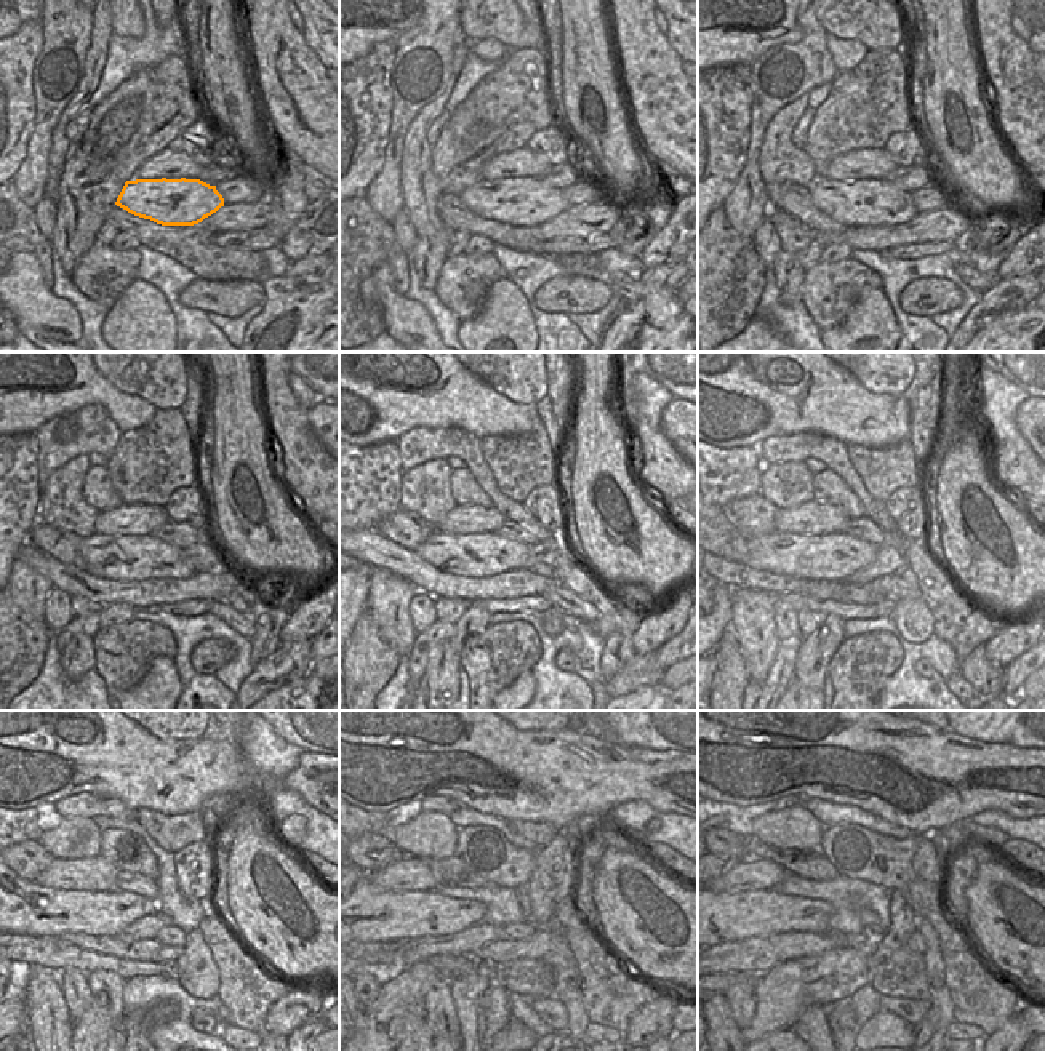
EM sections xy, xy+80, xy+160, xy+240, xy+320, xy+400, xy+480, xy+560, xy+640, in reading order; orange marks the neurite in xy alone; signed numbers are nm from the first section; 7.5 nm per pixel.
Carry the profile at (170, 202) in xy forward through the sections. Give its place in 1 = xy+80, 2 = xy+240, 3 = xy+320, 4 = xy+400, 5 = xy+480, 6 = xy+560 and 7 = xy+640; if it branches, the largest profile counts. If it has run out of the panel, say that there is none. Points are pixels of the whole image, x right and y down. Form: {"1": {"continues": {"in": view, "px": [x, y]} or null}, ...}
{"1": {"continues": {"in": "xy+80", "px": [525, 202]}}, "2": {"continues": {"in": "xy+240", "px": [124, 559]}}, "3": {"continues": {"in": "xy+320", "px": [479, 554]}}, "4": {"continues": {"in": "xy+400", "px": [836, 557]}}, "5": {"continues": {"in": "xy+480", "px": [20, 906]}}, "6": {"continues": {"in": "xy+560", "px": [372, 914]}}, "7": {"continues": {"in": "xy+640", "px": [730, 917]}}}

